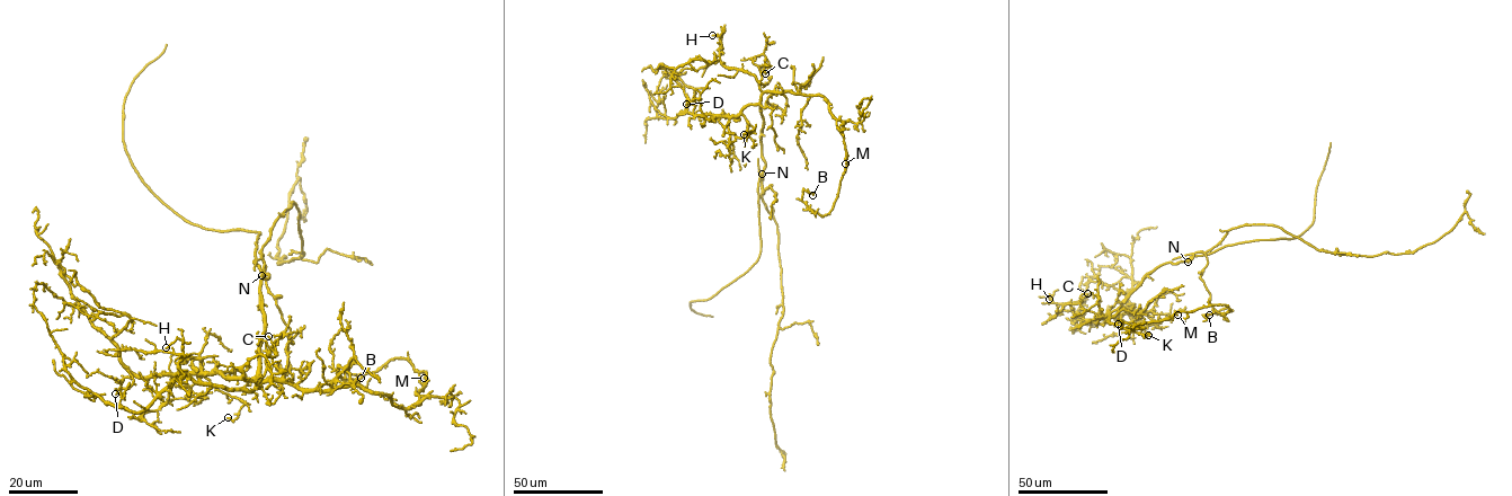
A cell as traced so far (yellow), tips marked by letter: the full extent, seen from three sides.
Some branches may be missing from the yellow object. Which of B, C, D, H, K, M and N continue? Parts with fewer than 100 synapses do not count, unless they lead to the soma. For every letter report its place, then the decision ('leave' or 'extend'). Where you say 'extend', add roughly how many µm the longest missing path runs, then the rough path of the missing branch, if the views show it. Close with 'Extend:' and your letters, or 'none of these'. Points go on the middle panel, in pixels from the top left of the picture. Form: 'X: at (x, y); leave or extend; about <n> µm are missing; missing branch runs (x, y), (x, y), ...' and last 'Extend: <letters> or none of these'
B: at (812, 195); leave
C: at (765, 73); leave
D: at (686, 104); leave
H: at (712, 35); leave
K: at (744, 134); leave
M: at (845, 164); leave
N: at (762, 174); leave
Extend: none of these

